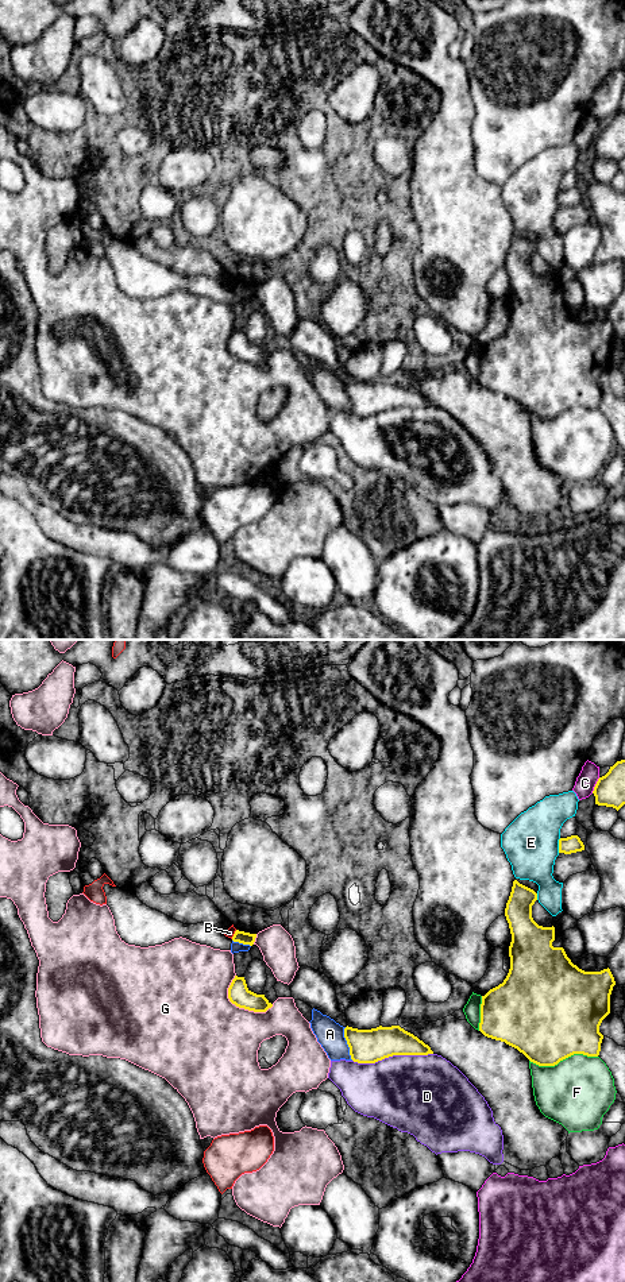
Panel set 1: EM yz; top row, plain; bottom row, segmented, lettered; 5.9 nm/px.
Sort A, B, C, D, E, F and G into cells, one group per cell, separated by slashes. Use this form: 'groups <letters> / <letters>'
groups A / B F / C / D / E / G

